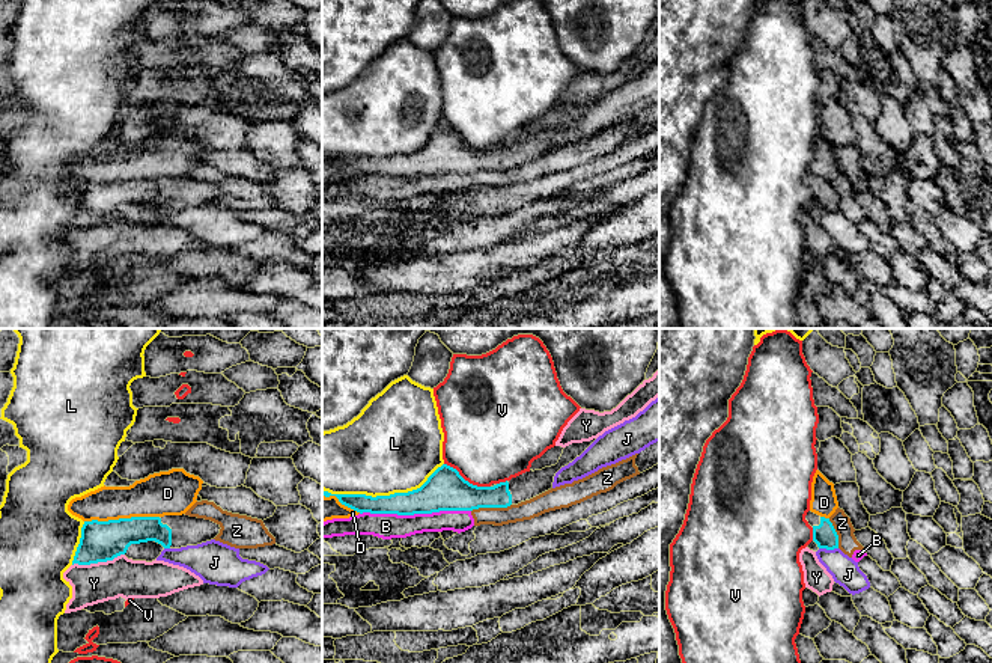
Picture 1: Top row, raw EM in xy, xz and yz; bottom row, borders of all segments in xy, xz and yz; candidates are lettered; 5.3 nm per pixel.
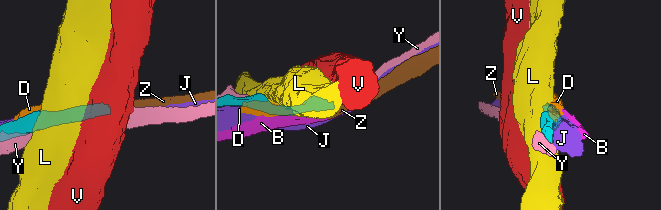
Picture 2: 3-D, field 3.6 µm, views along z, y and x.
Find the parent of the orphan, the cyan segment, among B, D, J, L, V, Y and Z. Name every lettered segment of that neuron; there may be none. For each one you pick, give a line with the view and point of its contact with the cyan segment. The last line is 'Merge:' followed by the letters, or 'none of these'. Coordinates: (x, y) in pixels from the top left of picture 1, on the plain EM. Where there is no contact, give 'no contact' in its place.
Merge: none of these

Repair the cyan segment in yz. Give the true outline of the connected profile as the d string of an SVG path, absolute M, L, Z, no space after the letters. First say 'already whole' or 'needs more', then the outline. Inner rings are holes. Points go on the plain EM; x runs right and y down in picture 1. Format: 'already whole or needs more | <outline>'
needs more | M808 173L805 182L813 190L813 203L817 206L819 211L838 211L838 197L829 181Z

